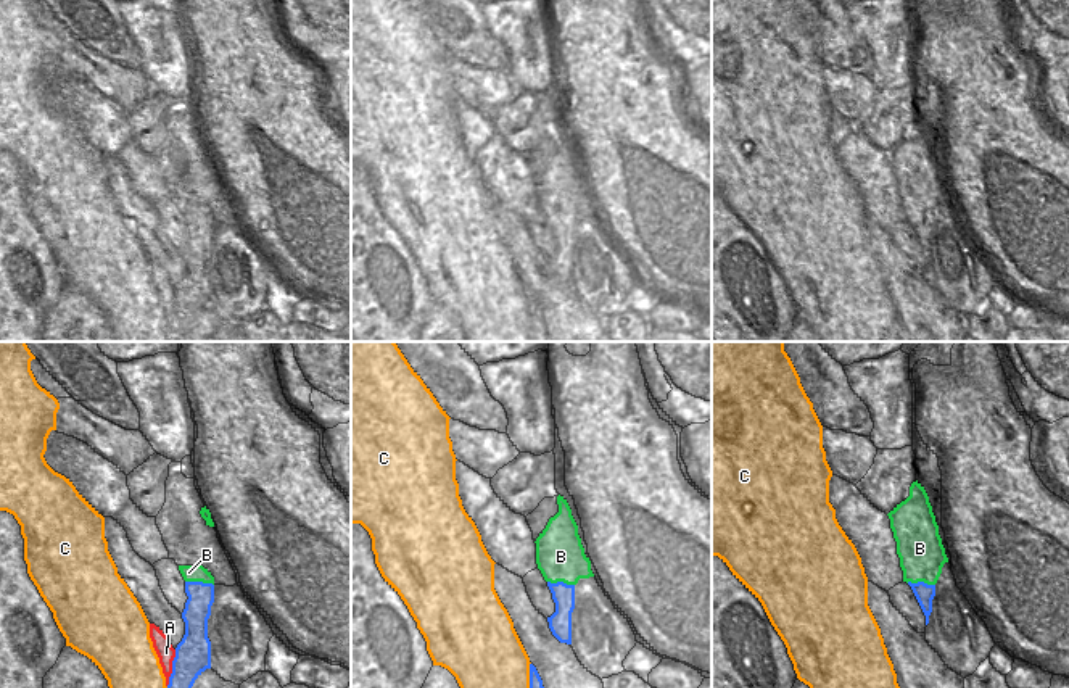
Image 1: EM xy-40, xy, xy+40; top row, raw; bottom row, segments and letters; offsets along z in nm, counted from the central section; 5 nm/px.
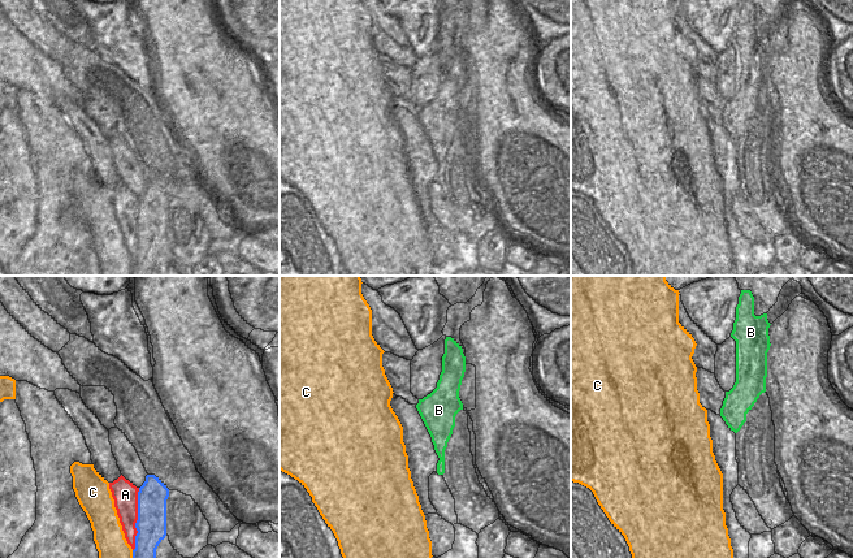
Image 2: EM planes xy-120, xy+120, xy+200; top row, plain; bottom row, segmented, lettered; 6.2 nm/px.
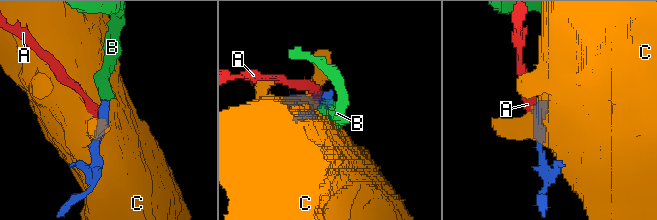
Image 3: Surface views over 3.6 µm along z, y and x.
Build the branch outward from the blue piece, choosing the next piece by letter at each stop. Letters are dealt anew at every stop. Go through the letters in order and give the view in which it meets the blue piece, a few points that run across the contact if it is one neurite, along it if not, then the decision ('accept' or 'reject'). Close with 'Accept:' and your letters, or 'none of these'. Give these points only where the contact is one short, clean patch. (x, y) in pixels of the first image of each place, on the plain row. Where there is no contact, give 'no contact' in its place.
A: xy-40 | xy-40 (193, 292), (173, 306), (166, 292) | accept
B: xy-40 | xy-40 (185, 219), (202, 219), (213, 224) | reject
C: xy | reject
Accept: A

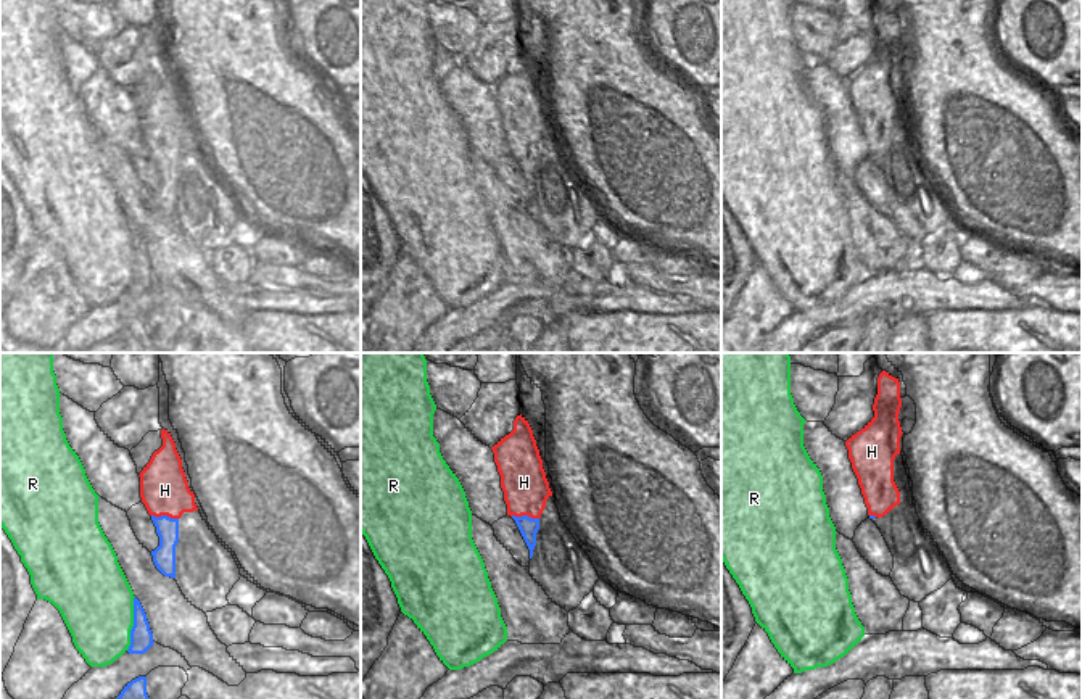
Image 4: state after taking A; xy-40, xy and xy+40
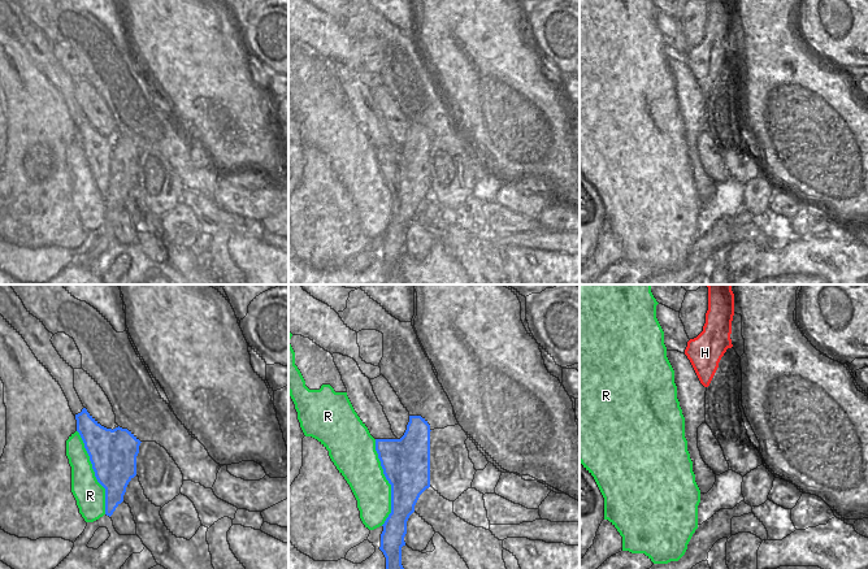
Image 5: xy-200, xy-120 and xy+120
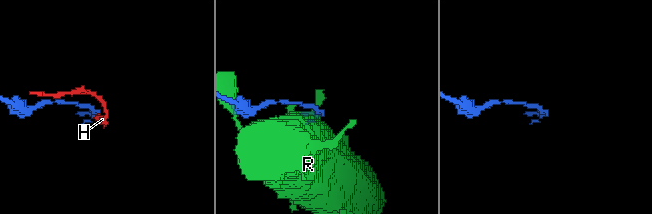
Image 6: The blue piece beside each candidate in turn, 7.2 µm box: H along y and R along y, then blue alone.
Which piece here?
H: xy | xy (511, 155), (538, 158) | reject
R: xy-40 | reject
Accept: none of these

